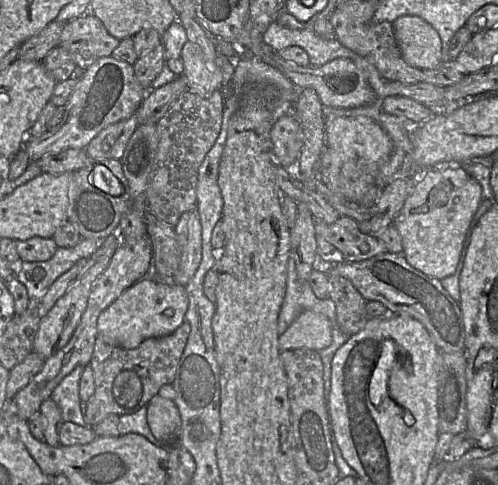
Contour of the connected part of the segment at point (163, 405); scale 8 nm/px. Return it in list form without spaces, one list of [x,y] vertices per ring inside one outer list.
[[[157,394],[146,407],[149,428],[160,444],[168,447],[179,441],[181,418],[175,403]]]

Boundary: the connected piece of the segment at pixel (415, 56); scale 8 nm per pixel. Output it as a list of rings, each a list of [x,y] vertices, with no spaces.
[[[403,15],[392,24],[400,53],[408,65],[426,70],[442,63],[441,39],[429,23],[418,16]]]

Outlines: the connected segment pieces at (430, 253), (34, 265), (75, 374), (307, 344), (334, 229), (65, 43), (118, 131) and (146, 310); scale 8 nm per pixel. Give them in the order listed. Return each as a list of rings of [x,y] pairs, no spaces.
[[[461,166],[425,170],[412,185],[393,221],[401,235],[407,262],[427,276],[440,280],[454,274],[467,231],[482,200],[480,183]]]
[[[82,238],[74,247],[58,247],[56,253],[47,261],[22,261],[15,268],[15,276],[26,287],[30,299],[41,297],[77,261],[94,254],[101,241],[103,240]]]
[[[77,366],[55,387],[50,398],[61,410],[64,422],[72,422],[88,427],[80,408],[79,382],[84,366]]]
[[[303,311],[288,329],[279,336],[280,351],[311,349],[320,351],[331,344],[332,329],[330,321],[324,315]]]
[[[341,215],[336,222],[331,224],[314,219],[314,230],[317,243],[317,258],[322,263],[359,262],[388,252],[383,241],[377,237],[362,233],[358,228],[358,222],[348,216]]]
[[[86,13],[64,24],[58,46],[66,49],[77,66],[86,71],[99,58],[111,56],[119,43],[98,17]]]
[[[136,113],[109,125],[90,141],[86,154],[90,159],[120,159],[137,126]]]
[[[145,276],[101,312],[97,320],[98,335],[108,344],[128,350],[137,348],[148,338],[164,337],[173,333],[185,321],[188,304],[184,286],[160,283]]]

